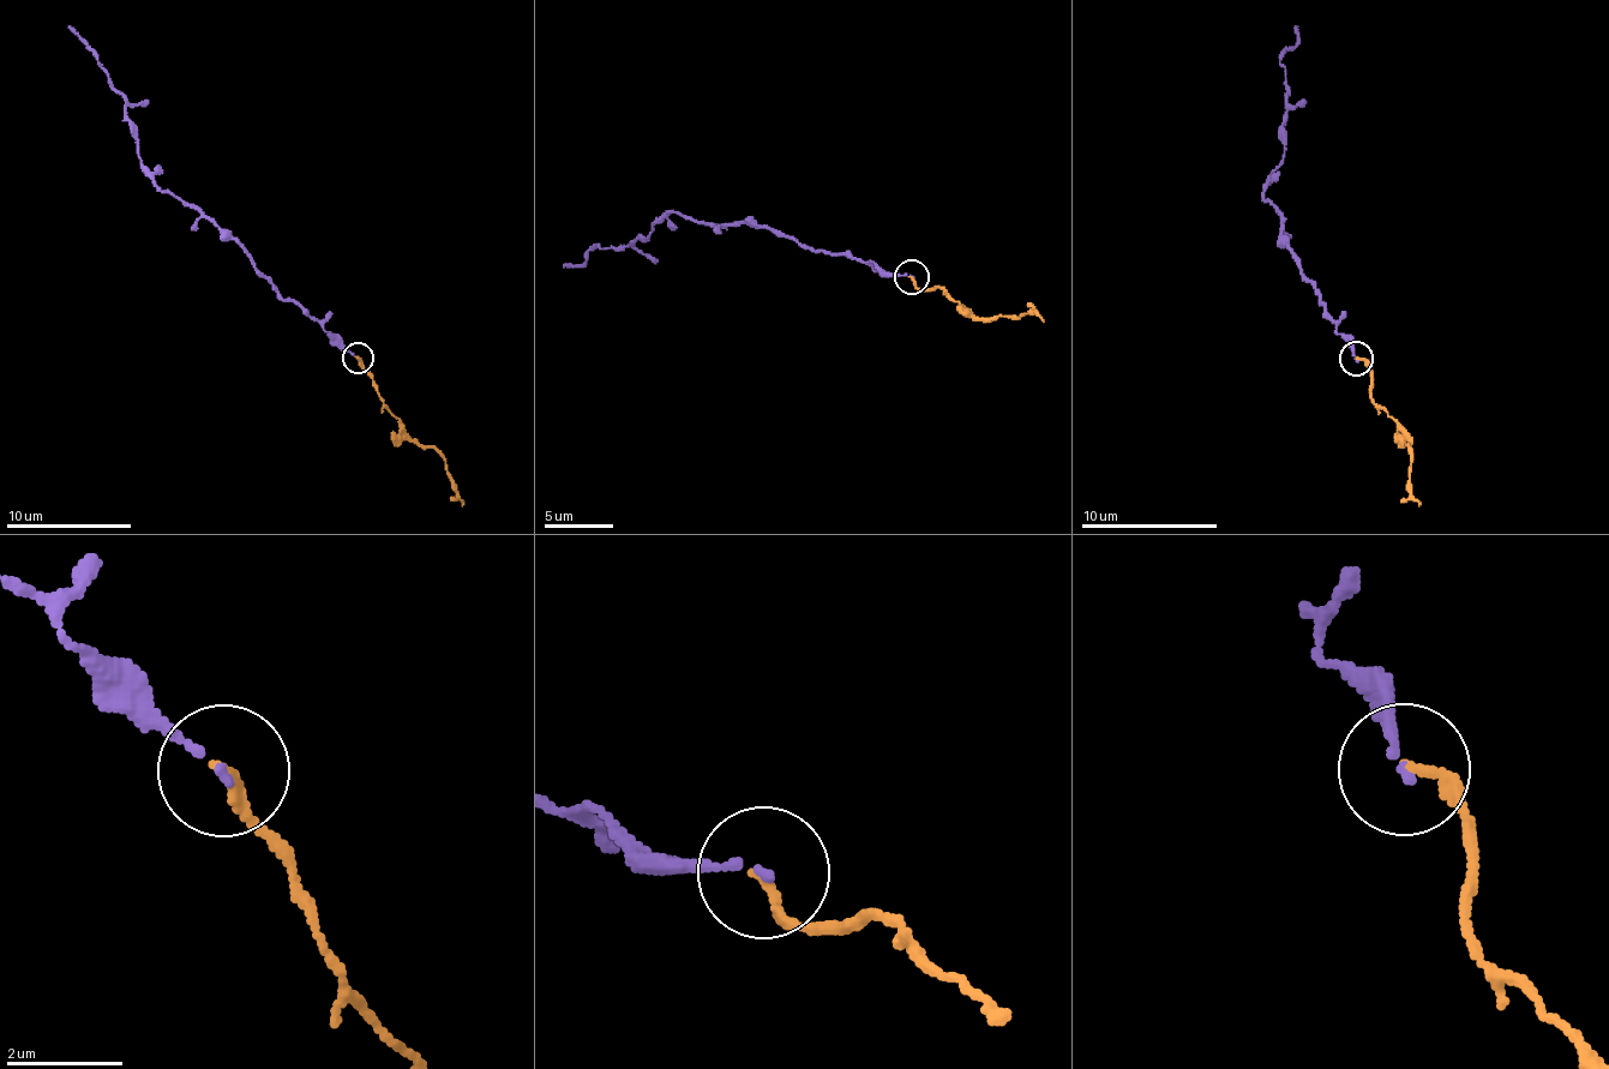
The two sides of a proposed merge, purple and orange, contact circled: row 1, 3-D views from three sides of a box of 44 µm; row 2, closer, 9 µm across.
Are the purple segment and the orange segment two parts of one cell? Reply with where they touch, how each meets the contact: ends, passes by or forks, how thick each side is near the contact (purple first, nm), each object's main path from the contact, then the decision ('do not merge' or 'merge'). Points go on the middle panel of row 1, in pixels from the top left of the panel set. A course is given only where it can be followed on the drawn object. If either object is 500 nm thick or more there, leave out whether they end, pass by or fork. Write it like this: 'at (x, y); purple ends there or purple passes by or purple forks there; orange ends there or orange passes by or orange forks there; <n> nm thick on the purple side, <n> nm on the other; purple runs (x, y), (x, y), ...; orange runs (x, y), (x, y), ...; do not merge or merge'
at (912, 276); purple ends there; orange ends there; 140 nm thick on the purple side, 160 nm on the other; purple runs (911, 277), (812, 252), (761, 224), (698, 224), (673, 211), (632, 246), (594, 247), (580, 265), (564, 263); orange runs (911, 277), (922, 290), (942, 288), (983, 319), (1019, 317), (1027, 311), (1043, 320); merge

